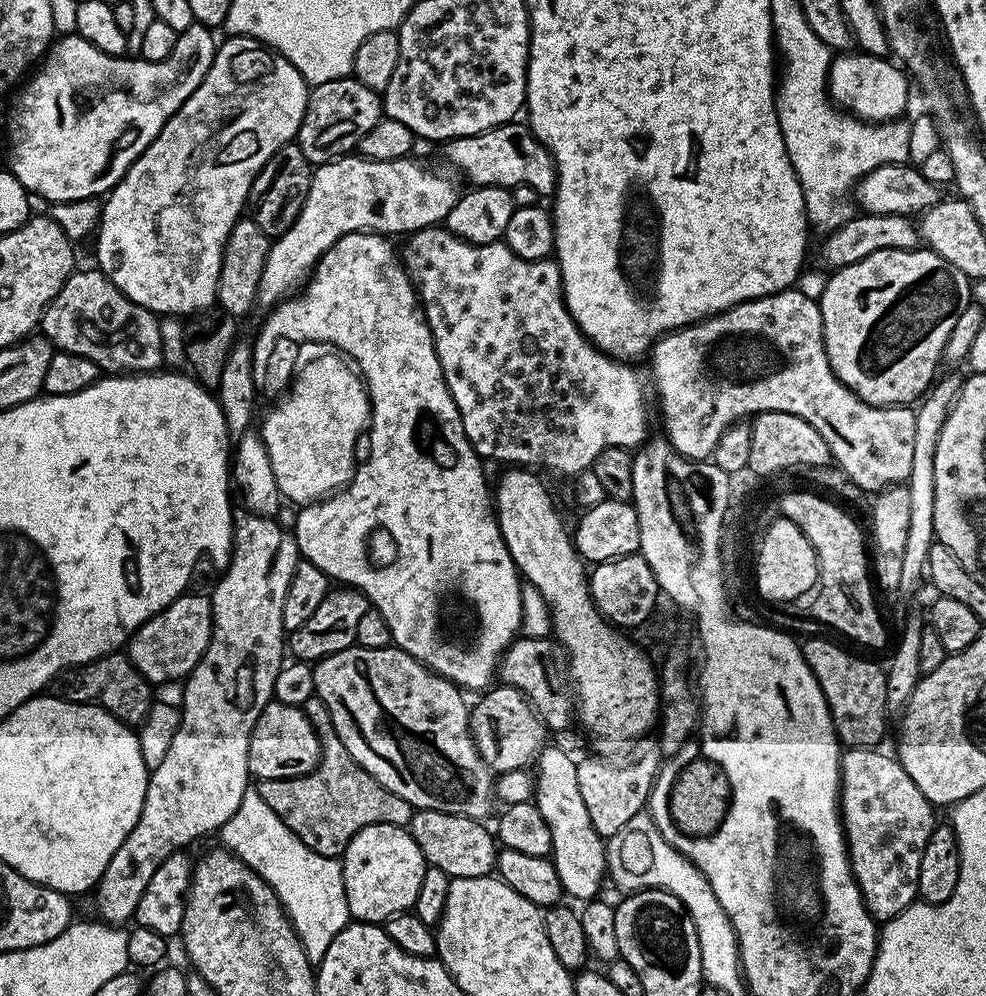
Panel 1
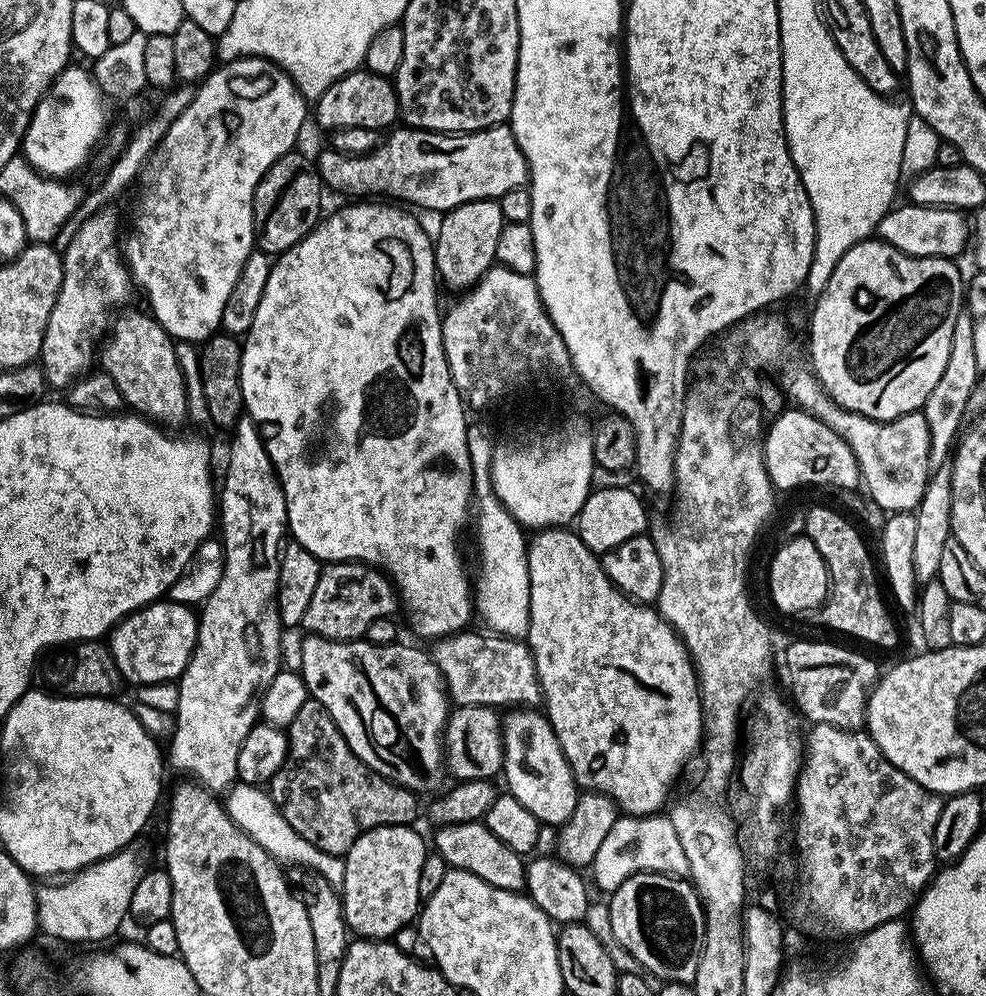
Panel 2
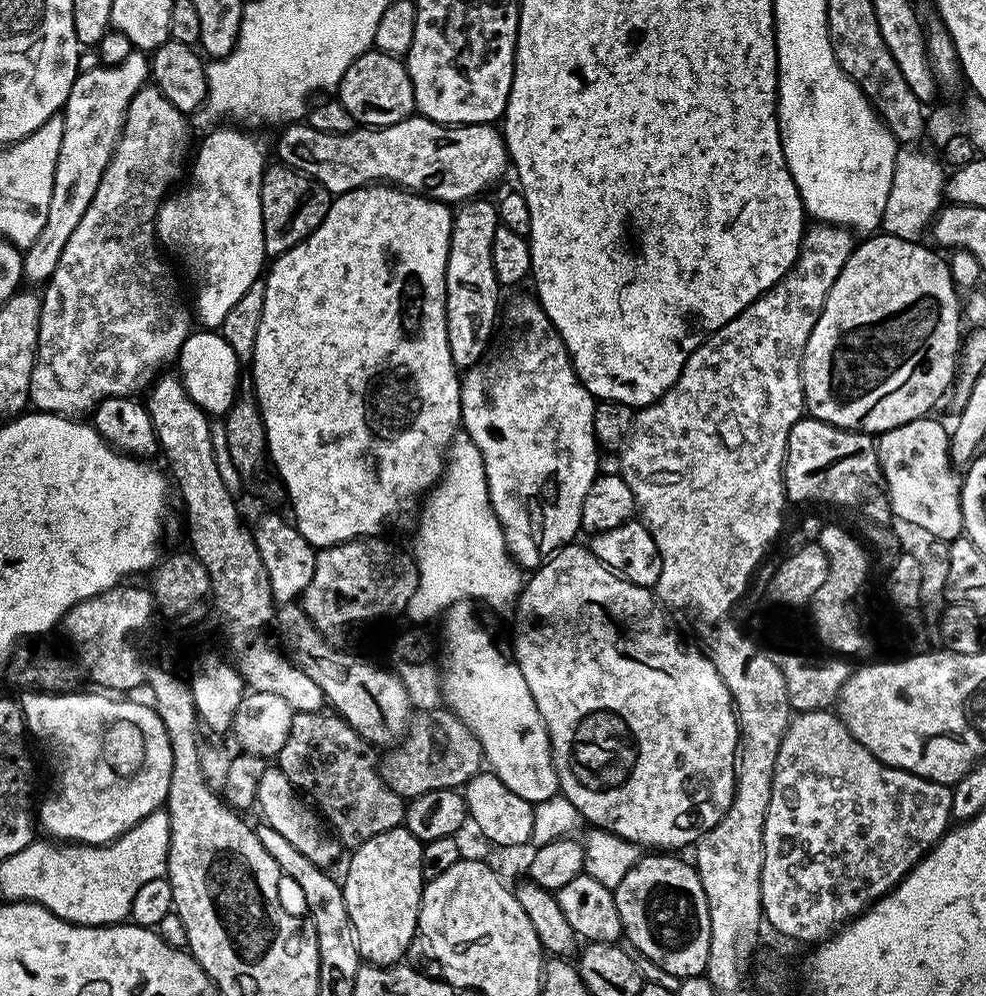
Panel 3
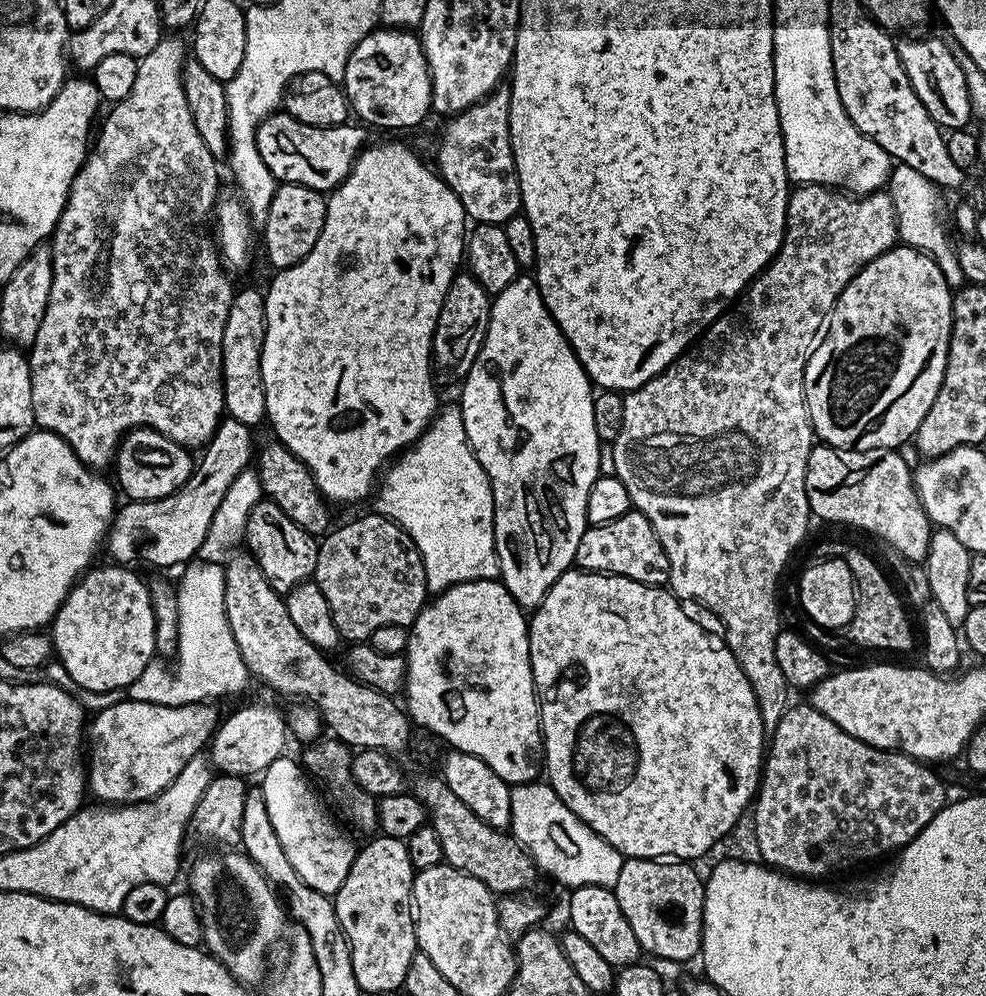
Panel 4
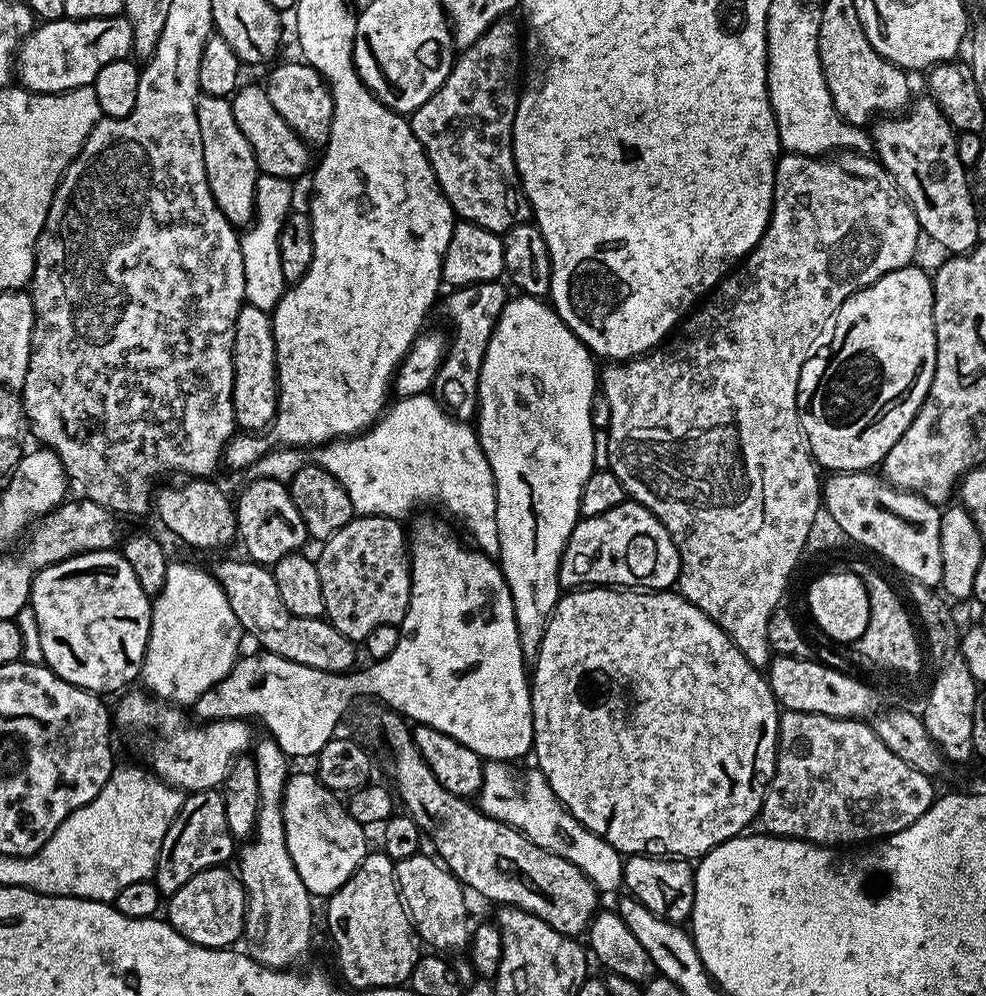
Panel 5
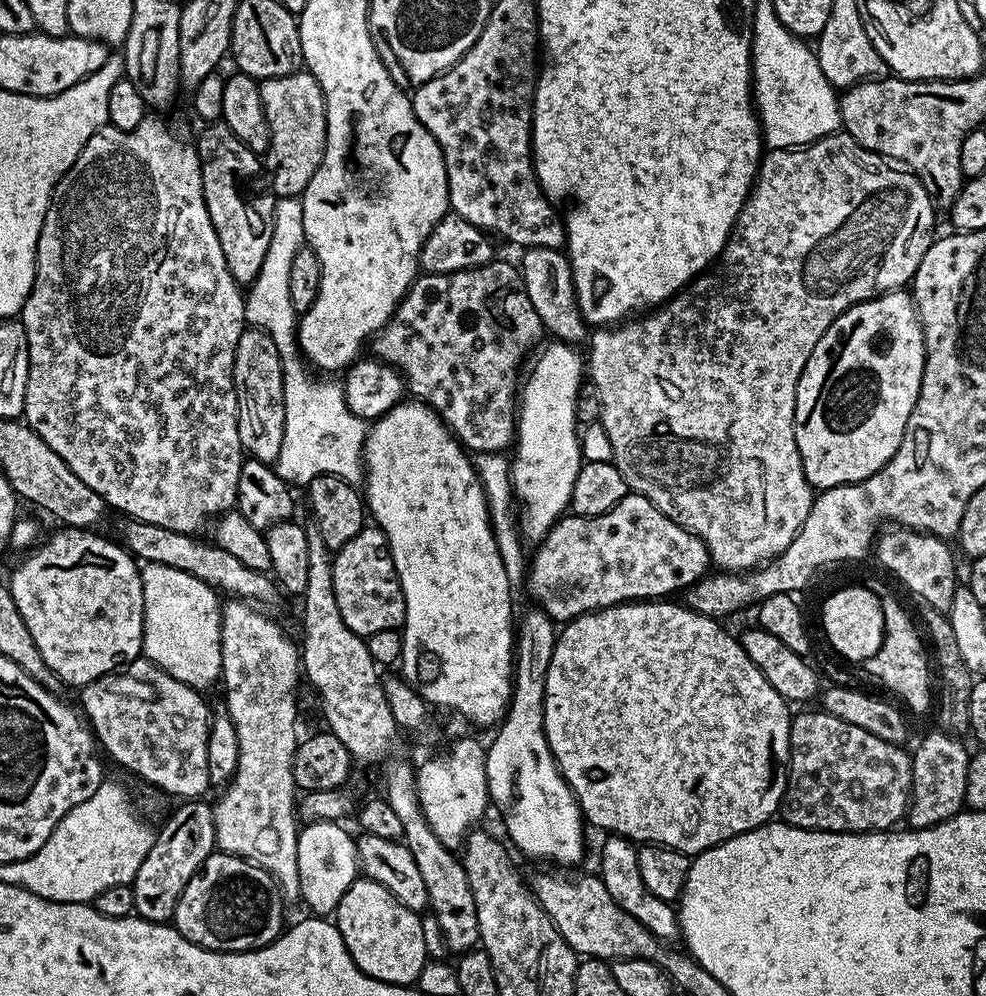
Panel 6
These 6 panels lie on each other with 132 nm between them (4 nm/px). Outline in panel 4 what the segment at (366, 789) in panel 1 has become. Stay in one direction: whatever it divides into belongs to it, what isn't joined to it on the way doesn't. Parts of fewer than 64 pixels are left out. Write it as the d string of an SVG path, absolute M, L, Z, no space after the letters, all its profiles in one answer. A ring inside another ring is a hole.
M335 738L313 740L305 743L303 748L302 767L314 781L315 787L326 797L327 803L334 809L335 815L349 829L357 828L360 832L373 831L372 833L375 833L380 826L378 810L376 809L378 800L377 797L366 794L366 790L362 790L362 786L358 786L358 782L354 782L354 774L352 773L353 749Z

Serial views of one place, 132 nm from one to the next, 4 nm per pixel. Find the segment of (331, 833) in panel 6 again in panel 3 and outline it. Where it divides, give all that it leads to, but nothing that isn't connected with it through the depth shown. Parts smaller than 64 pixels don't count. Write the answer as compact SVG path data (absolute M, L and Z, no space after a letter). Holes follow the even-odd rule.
M265 767L262 782L258 782L256 804L264 815L261 816L263 823L268 824L278 834L282 834L282 838L286 838L286 842L290 842L290 846L294 846L298 854L302 854L311 864L316 864L319 868L331 869L331 864L339 858L340 852L342 853L342 845L335 835L330 834L317 809L301 799L298 789L289 782L286 774L282 774L280 767Z

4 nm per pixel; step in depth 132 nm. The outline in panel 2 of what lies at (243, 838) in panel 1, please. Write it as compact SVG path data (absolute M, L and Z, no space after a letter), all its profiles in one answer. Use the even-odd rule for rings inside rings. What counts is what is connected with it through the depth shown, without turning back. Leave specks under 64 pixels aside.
M237 782L231 788L227 789L222 803L228 812L228 817L250 839L258 842L258 846L262 846L262 850L269 852L273 860L284 866L310 868L313 872L322 874L326 878L326 882L330 882L337 890L343 889L343 859L338 856L331 856L314 846L310 846L310 842L306 842L306 838L302 838L302 834L298 834L294 830L294 826L290 826L290 822L286 822L286 818L282 818L282 814L276 808L276 804L272 800L271 795L263 787L255 784L242 784Z

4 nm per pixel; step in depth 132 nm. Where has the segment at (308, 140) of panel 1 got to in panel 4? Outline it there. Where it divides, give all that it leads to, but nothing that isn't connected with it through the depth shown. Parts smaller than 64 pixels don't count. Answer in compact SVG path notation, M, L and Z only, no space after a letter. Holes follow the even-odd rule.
M377 27L350 54L342 81L353 113L376 128L416 128L432 112L432 79L415 31Z

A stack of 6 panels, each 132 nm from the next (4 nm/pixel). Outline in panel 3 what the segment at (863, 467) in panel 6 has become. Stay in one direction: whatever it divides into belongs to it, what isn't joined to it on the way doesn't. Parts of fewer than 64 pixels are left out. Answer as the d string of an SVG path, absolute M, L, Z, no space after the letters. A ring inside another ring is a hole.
M872 234L864 240L855 245L850 254L850 258L846 262L846 266L842 266L842 270L838 274L838 278L834 278L834 286L830 286L830 294L826 294L826 302L822 306L822 314L818 318L818 322L814 326L814 330L810 334L810 338L806 342L806 350L804 351L804 360L800 365L802 366L802 382L804 383L804 406L807 415L814 420L821 420L827 424L832 424L836 428L845 428L847 432L867 432L869 434L879 434L882 432L889 432L895 428L901 428L906 422L914 422L918 418L929 415L933 410L932 407L939 402L940 399L945 399L946 393L953 387L954 381L956 379L956 373L958 371L958 361L962 351L962 331L960 332L960 324L962 325L962 300L958 295L958 289L955 286L951 278L951 270L949 268L949 261L943 256L940 257L939 251L931 252L928 248L923 248L923 243L914 240L903 240L897 236L890 236L887 234Z

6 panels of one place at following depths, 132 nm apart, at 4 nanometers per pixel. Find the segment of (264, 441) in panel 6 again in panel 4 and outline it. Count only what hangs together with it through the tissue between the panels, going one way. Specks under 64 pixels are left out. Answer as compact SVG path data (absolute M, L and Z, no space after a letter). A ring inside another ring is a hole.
M256 288L233 291L230 310L226 314L226 330L222 330L220 379L224 382L224 410L237 420L237 425L264 424L266 390L262 386L262 342L266 338L266 306L264 292Z

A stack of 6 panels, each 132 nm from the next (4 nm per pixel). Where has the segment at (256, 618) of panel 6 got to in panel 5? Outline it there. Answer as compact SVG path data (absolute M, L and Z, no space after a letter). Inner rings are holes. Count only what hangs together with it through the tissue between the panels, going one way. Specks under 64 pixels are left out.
M271 738L257 739L254 759L258 766L258 794L260 813L256 830L239 849L238 875L248 897L248 914L244 918L243 939L248 940L247 955L264 968L291 969L308 952L312 944L312 903L314 897L306 890L298 870L294 870L294 858L286 846L284 825L284 787L290 775L289 757Z

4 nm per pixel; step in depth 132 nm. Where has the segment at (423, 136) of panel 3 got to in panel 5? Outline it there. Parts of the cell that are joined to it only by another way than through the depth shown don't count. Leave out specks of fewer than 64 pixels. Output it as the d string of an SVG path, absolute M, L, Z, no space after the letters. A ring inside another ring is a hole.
M241 83L231 97L232 109L234 110L234 119L238 122L238 130L242 130L246 142L250 142L250 150L254 150L254 158L256 159L256 167L263 175L266 176L283 176L285 178L297 178L304 171L307 173L313 167L314 156L310 153L309 145L290 125L286 122L286 118L282 118L282 114L278 114L278 110L274 110L274 102L270 102L267 87L256 84Z

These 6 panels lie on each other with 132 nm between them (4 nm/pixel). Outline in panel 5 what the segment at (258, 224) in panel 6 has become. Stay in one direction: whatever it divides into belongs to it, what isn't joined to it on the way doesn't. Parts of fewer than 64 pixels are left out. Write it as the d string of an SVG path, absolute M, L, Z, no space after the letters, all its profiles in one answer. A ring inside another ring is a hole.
M201 94L196 100L196 113L198 130L202 134L202 158L206 166L210 194L214 194L214 202L218 202L218 210L226 214L230 223L234 226L247 226L256 215L258 169L254 150L250 150L250 142L246 142L242 130L238 130L231 99L226 96Z

